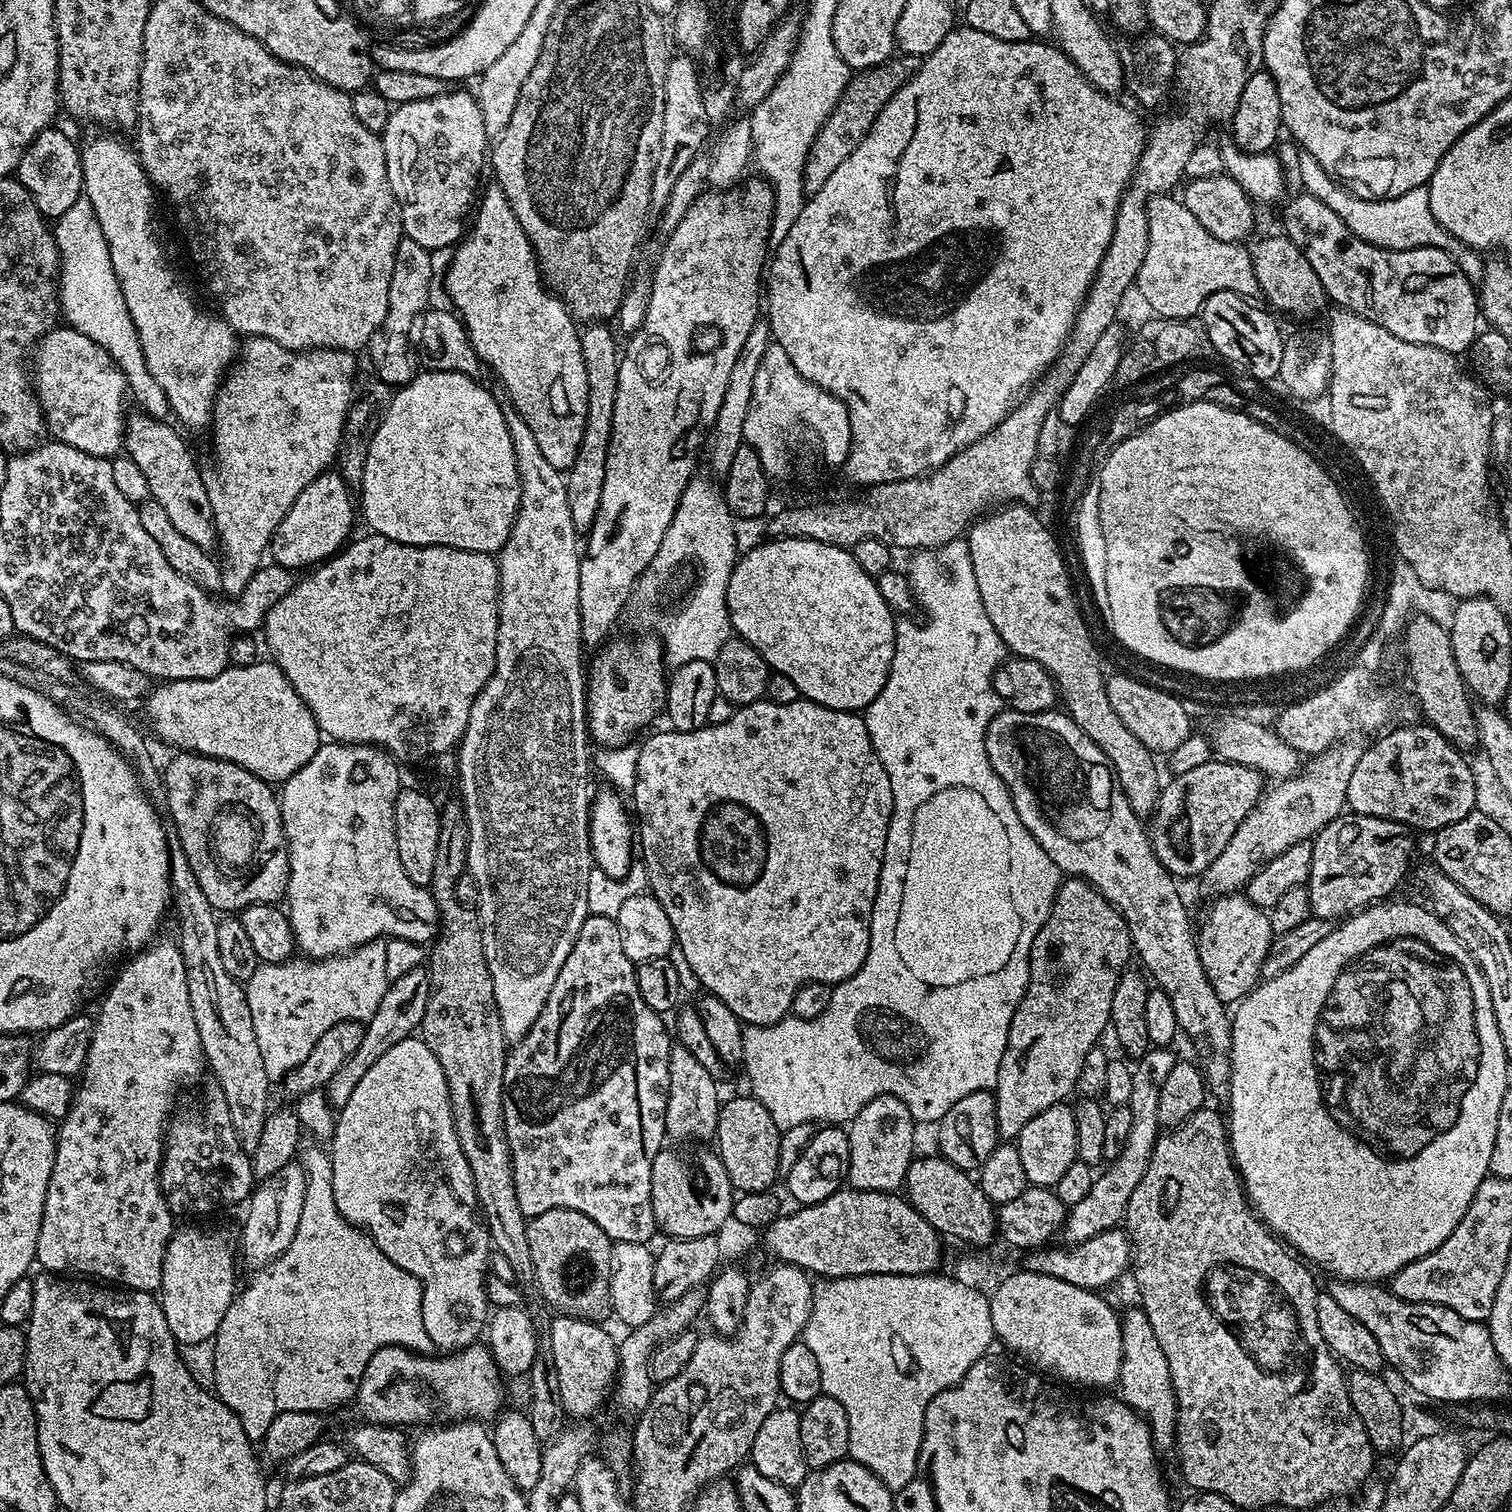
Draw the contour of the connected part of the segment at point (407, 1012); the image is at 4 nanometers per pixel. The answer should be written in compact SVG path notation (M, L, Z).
M424 966L412 969L409 973L389 983L380 1009L366 1024L362 1046L354 1050L354 1058L350 1058L350 1062L346 1062L346 1066L342 1066L326 1085L326 1097L333 1109L344 1108L346 1102L350 1102L350 1094L354 1094L358 1082L362 1082L366 1070L370 1070L370 1066L374 1066L374 1062L378 1062L378 1058L382 1058L382 1054L390 1050L390 1046L398 1046L398 1042L402 1042L419 1029L422 1018L426 1014L426 1002L430 998L431 989L430 972Z

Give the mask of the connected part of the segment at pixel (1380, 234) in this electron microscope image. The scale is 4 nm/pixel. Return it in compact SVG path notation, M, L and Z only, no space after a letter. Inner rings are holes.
M1427 187L1416 188L1401 196L1385 199L1379 206L1360 208L1356 196L1342 188L1336 198L1329 197L1328 205L1348 224L1353 236L1370 242L1379 248L1440 248L1444 252L1451 251L1454 241L1452 236L1434 218L1430 210L1430 194Z

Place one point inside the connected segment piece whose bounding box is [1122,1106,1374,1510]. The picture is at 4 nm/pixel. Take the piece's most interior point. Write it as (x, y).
(1264, 1417)

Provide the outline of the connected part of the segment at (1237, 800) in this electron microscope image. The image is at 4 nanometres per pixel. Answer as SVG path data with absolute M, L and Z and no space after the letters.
M1215 758L1171 778L1169 784L1167 781L1161 787L1156 811L1150 819L1152 849L1172 876L1200 878L1210 862L1226 850L1226 842L1234 838L1234 830L1238 830L1248 811L1255 808L1265 791L1265 779L1257 768Z

